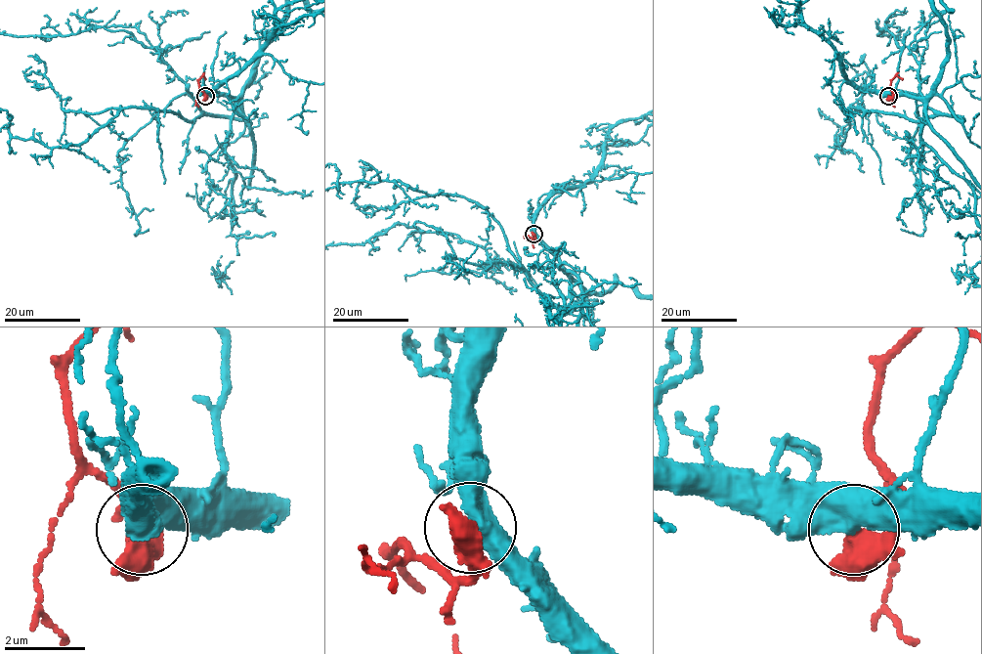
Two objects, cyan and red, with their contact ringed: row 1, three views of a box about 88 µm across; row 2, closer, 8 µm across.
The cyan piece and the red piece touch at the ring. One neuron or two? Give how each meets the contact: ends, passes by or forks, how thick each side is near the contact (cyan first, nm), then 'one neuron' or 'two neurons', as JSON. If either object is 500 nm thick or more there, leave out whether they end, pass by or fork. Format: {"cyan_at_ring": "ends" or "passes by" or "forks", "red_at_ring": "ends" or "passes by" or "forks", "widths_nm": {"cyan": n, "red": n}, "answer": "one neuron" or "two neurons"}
{"widths_nm": {"cyan": 550, "red": 360}, "answer": "two neurons"}

